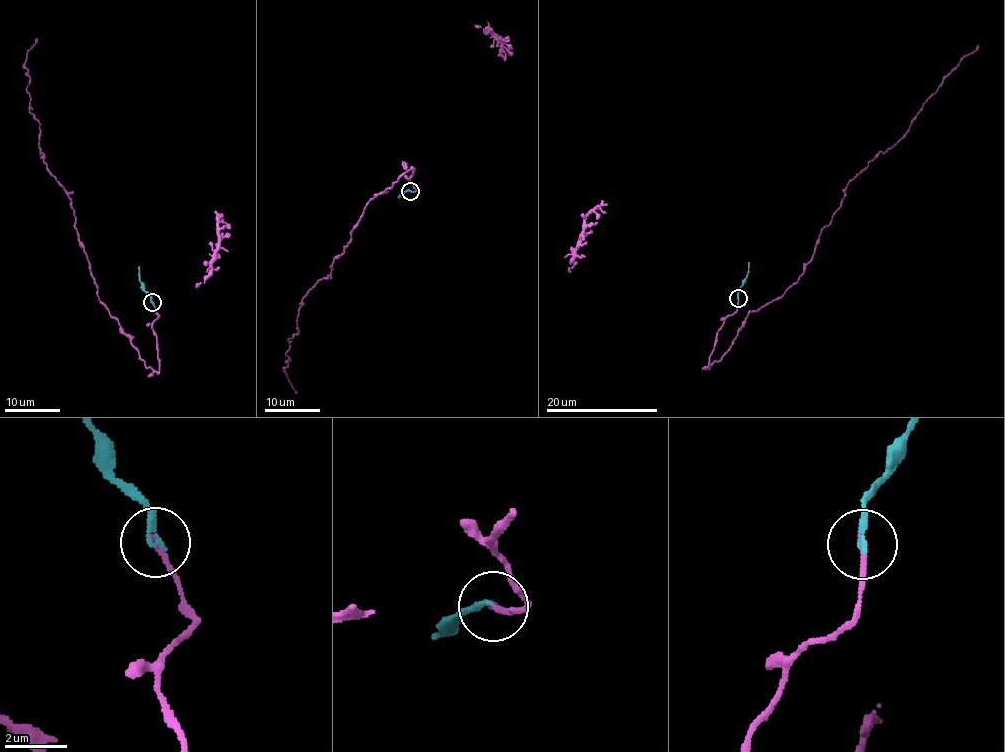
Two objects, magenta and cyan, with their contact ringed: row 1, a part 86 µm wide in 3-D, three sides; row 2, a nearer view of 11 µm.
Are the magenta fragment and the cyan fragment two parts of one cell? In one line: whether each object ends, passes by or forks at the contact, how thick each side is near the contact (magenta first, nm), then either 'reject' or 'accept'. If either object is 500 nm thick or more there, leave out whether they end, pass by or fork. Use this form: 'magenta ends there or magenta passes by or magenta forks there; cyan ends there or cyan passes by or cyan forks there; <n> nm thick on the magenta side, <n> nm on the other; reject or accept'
magenta ends there; cyan ends there; 170 nm thick on the magenta side, 220 nm on the other; accept

